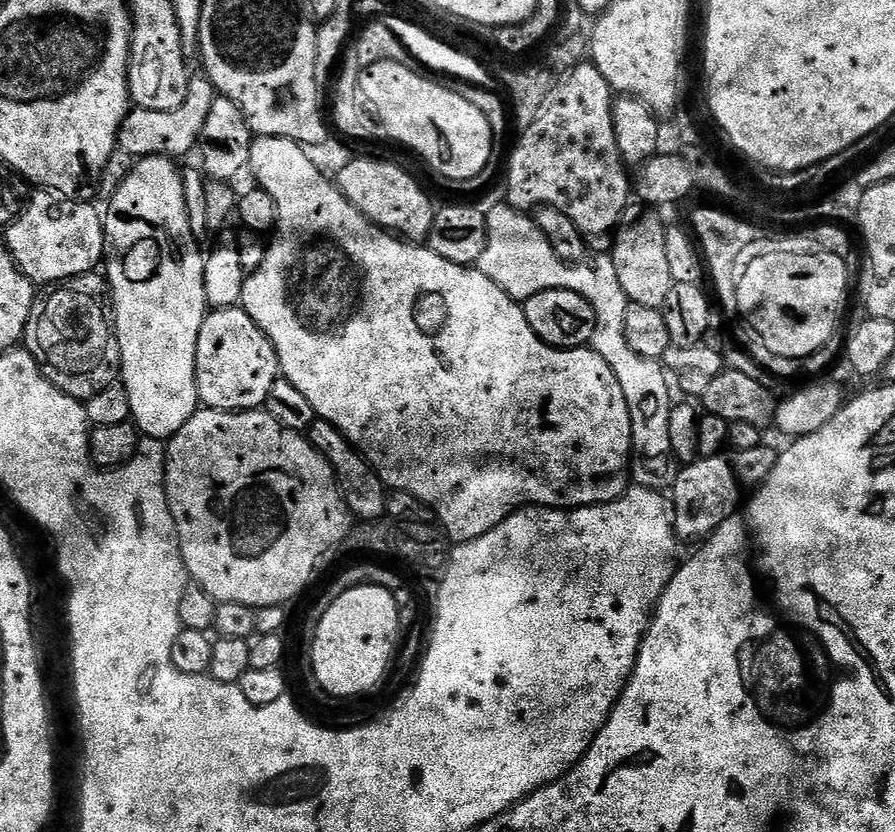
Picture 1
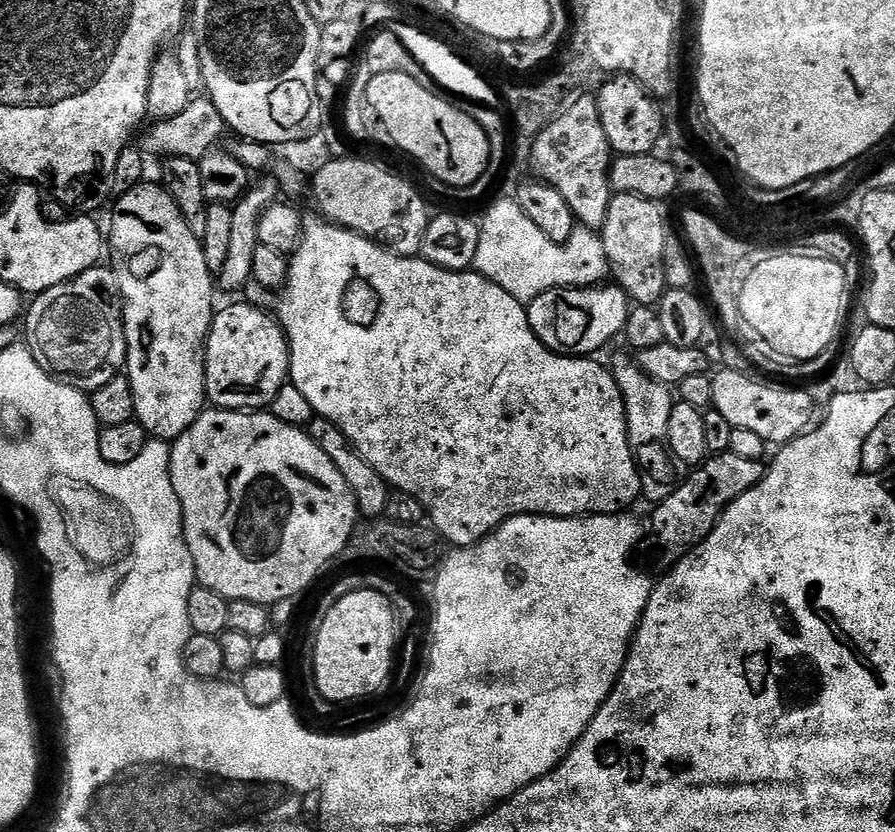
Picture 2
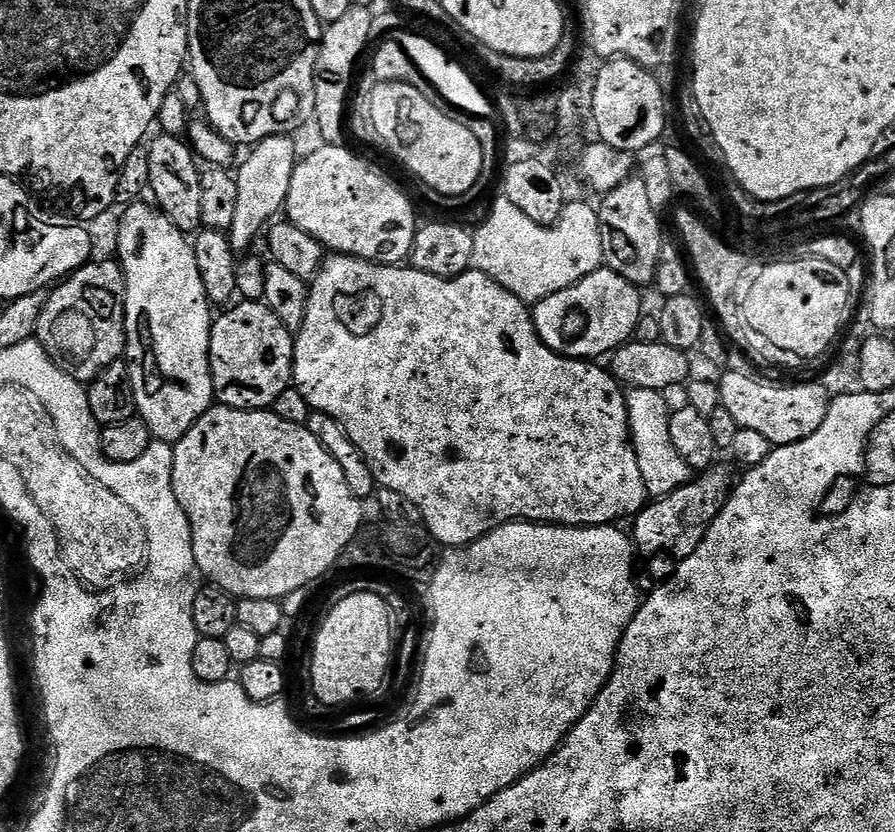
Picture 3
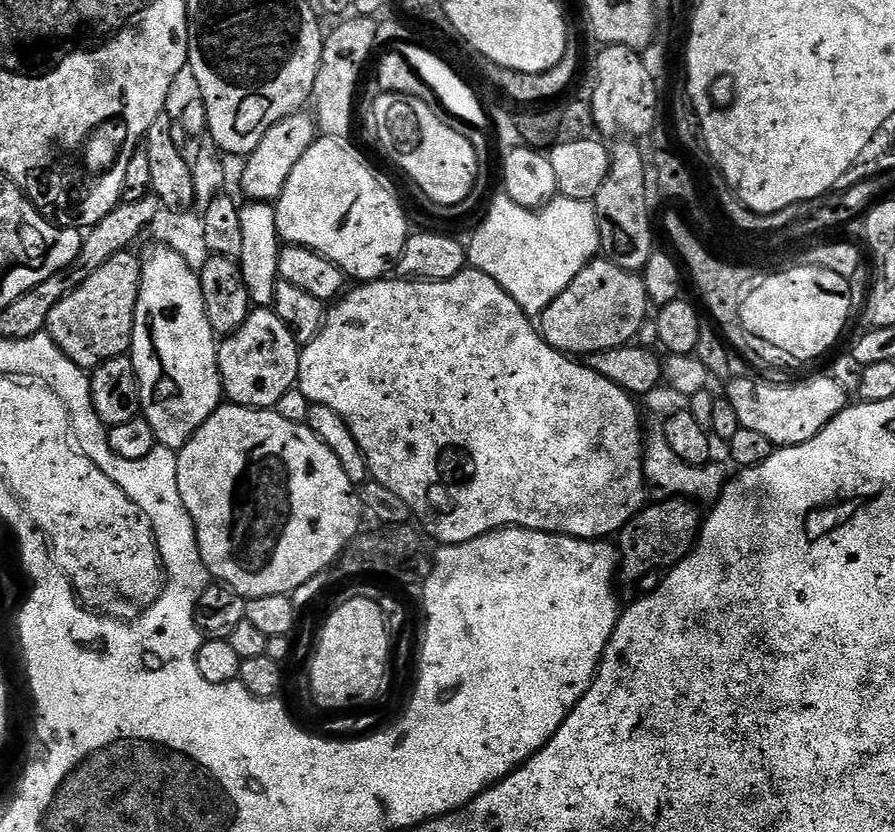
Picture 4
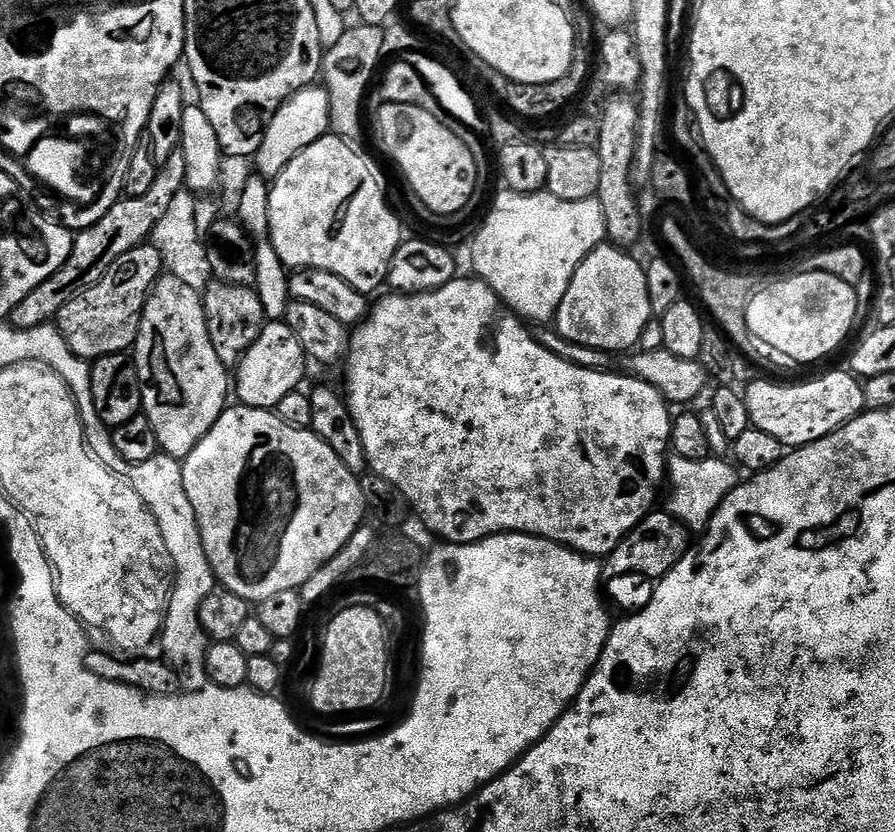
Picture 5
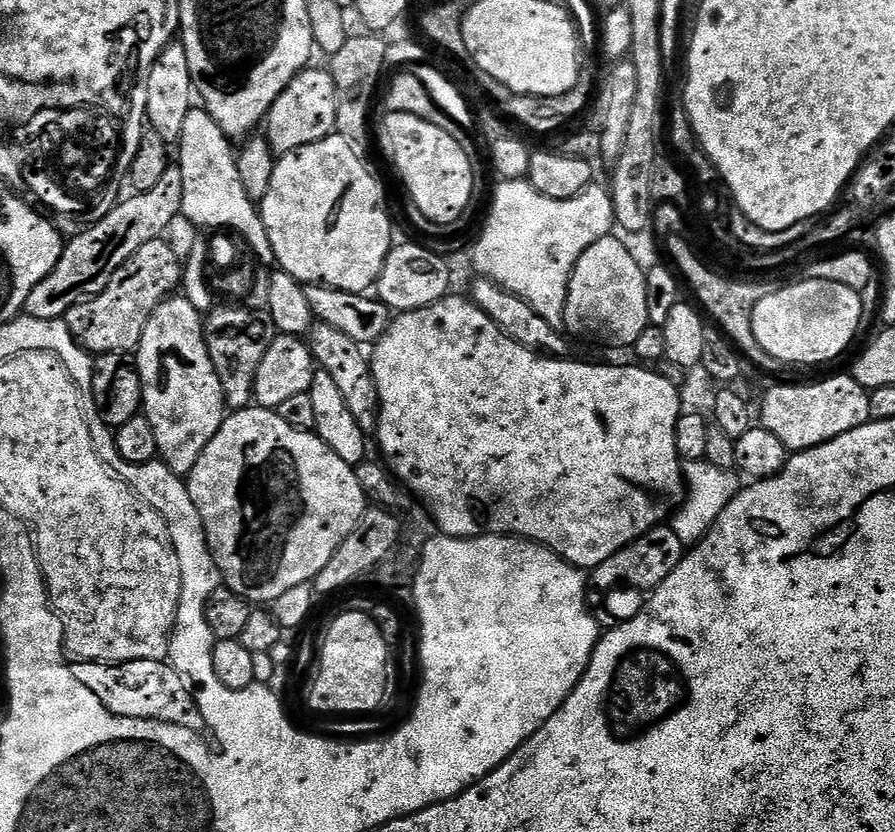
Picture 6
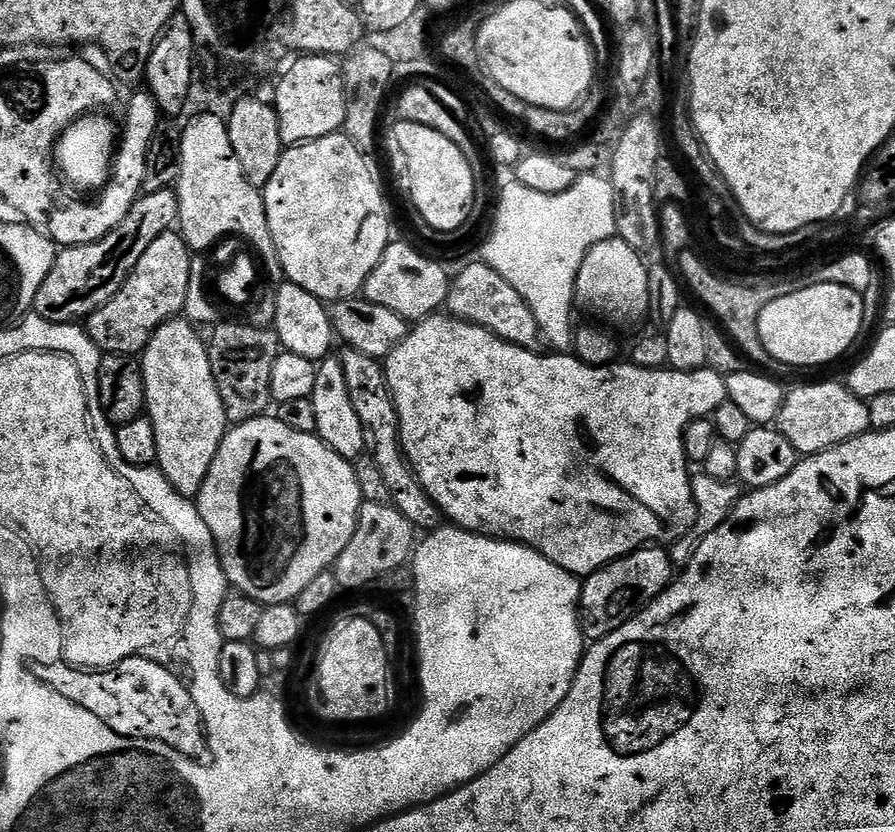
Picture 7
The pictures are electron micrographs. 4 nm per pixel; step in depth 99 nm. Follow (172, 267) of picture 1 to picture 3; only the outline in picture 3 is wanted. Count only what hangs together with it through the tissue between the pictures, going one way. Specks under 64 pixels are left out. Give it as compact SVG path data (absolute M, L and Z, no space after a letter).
M133 202L123 209L124 217L120 220L120 233L116 236L116 244L120 247L120 256L118 255L118 263L124 270L124 342L126 345L126 359L128 361L128 369L130 370L130 382L134 386L134 398L136 399L136 411L141 420L146 422L146 426L151 430L153 437L161 444L175 445L177 440L181 440L186 433L192 429L194 422L198 422L198 418L202 418L202 414L206 414L209 408L214 404L214 393L212 391L212 371L210 370L210 334L212 333L212 322L214 319L214 308L210 303L206 294L206 286L202 286L202 274L198 274L198 262L194 258L194 250L192 249L193 241L182 231L178 230L178 226L174 226L174 222L170 222L170 218L166 218L159 208L151 203Z

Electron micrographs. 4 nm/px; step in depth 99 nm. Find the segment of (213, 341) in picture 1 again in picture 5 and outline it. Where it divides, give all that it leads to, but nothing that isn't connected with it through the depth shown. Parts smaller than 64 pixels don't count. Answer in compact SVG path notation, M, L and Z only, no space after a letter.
M283 322L265 323L264 329L250 350L241 358L234 369L234 396L246 408L275 410L286 394L297 391L304 380L306 357L294 330Z

